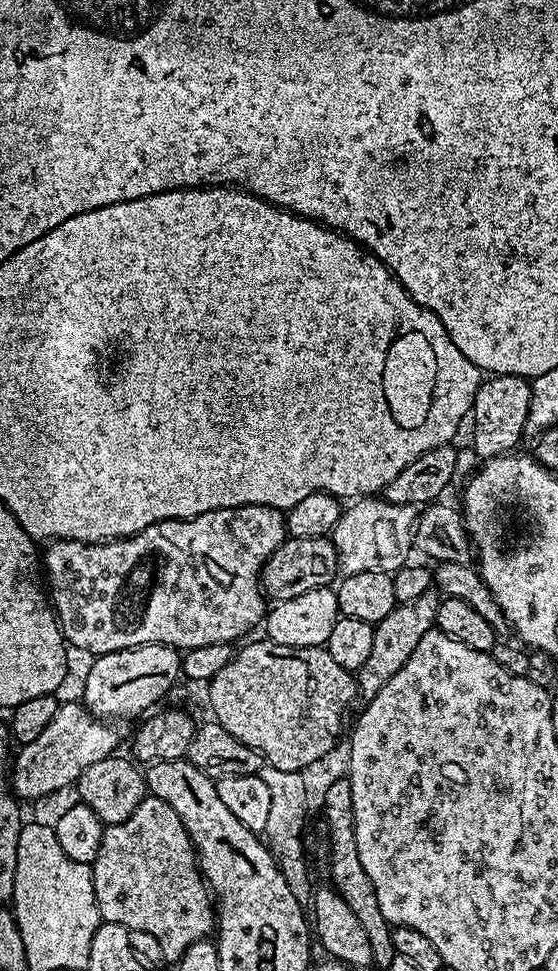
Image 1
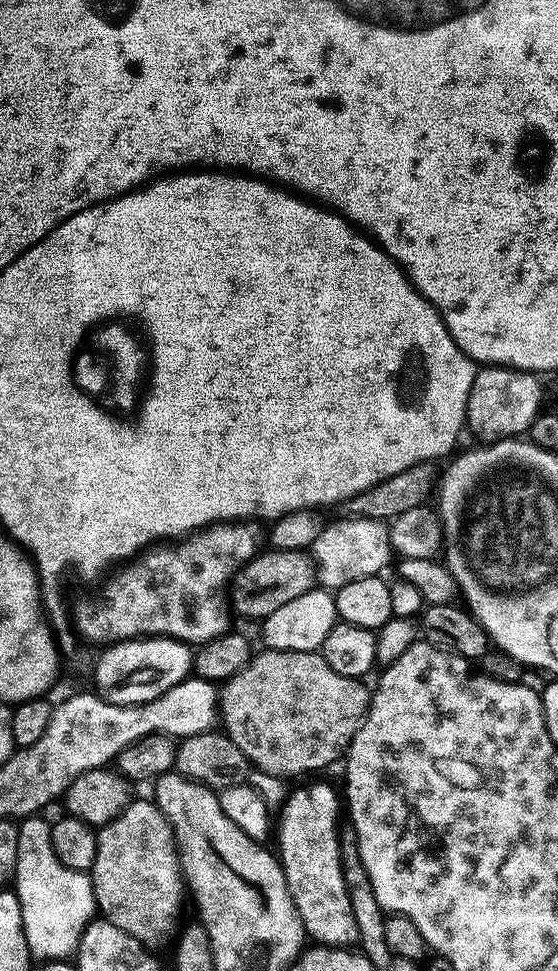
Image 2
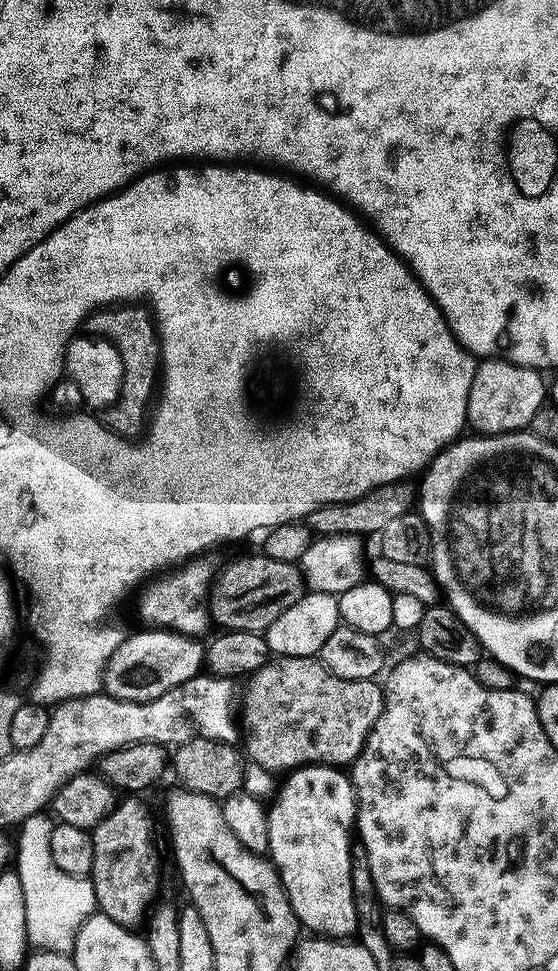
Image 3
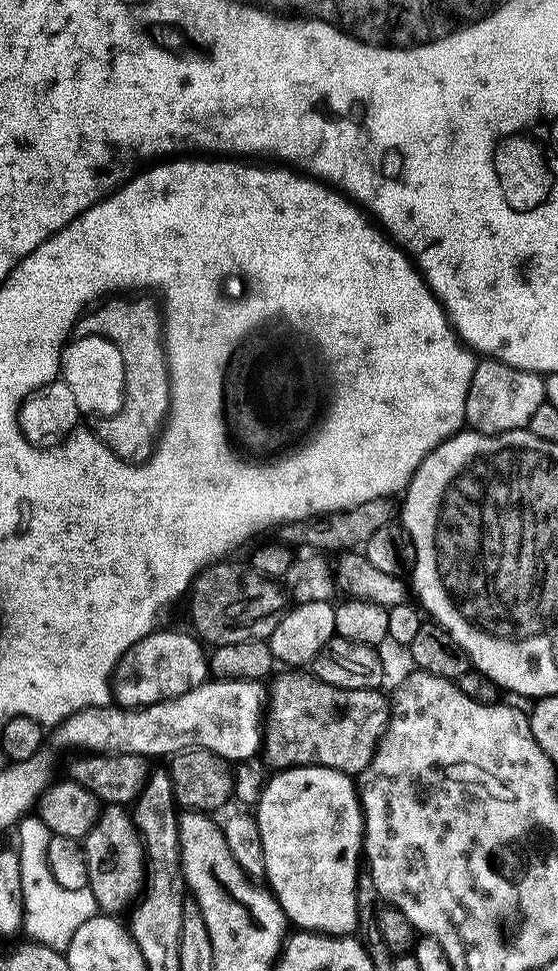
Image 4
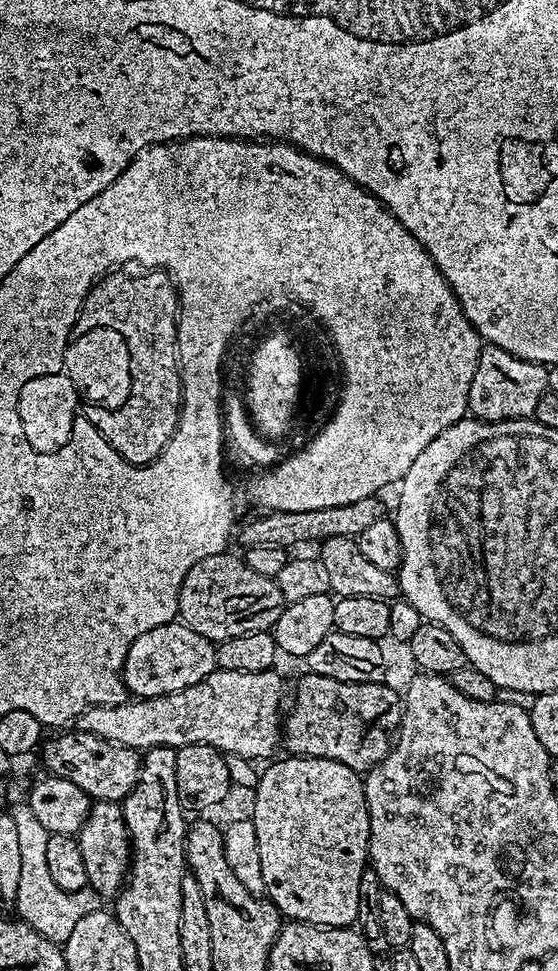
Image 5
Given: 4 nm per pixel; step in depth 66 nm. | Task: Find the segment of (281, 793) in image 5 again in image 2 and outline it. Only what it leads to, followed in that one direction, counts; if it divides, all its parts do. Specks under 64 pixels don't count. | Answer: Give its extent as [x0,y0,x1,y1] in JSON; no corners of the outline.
[278,783,360,948]

